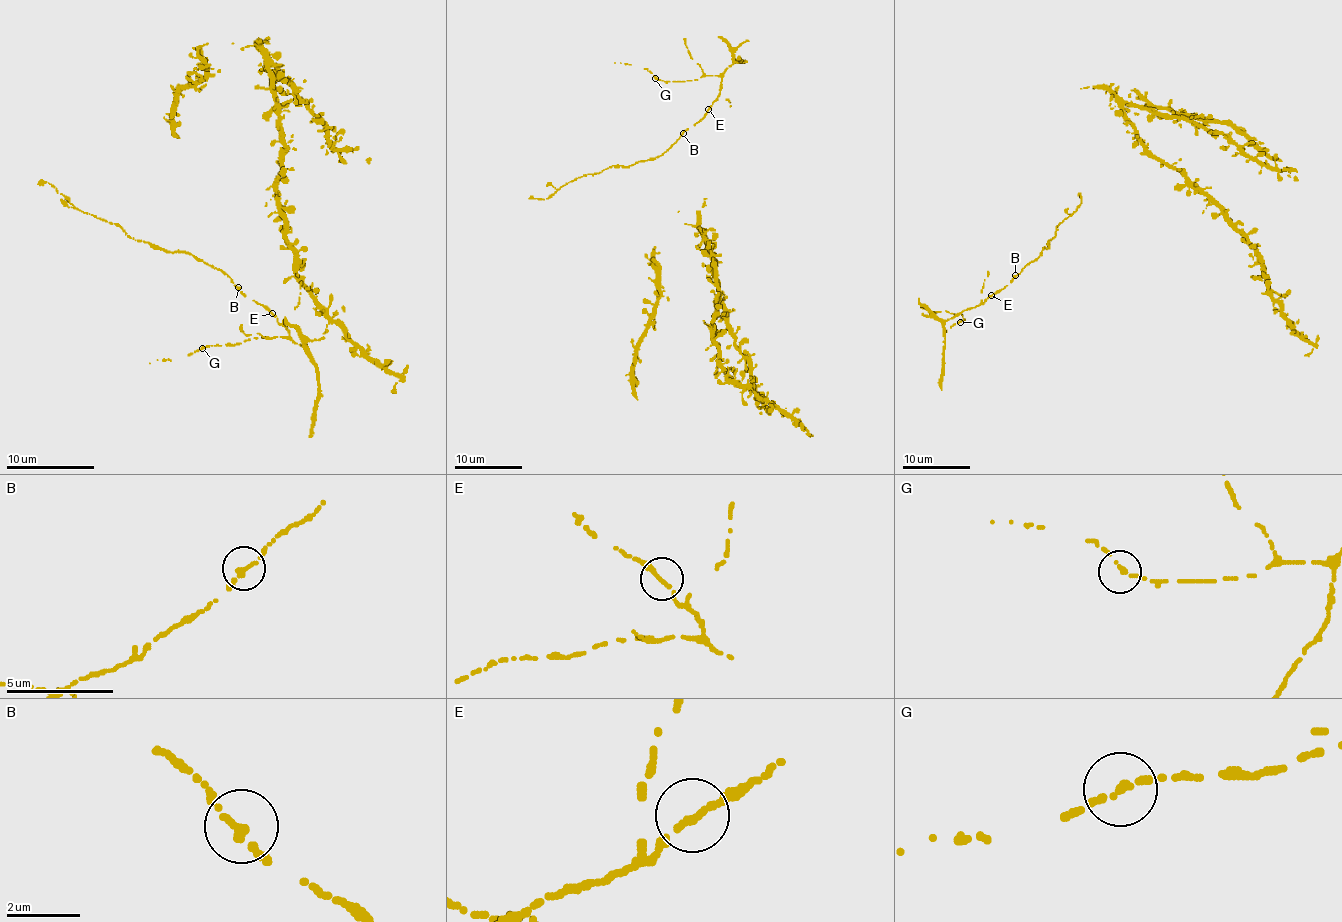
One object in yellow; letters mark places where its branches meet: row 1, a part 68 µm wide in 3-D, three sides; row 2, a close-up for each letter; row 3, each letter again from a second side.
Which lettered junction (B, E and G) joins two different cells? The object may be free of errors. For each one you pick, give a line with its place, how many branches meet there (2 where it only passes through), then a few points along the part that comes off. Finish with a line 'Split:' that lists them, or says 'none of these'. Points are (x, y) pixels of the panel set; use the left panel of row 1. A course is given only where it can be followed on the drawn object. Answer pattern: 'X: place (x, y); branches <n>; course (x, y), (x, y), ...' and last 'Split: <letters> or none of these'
Split: none of these

